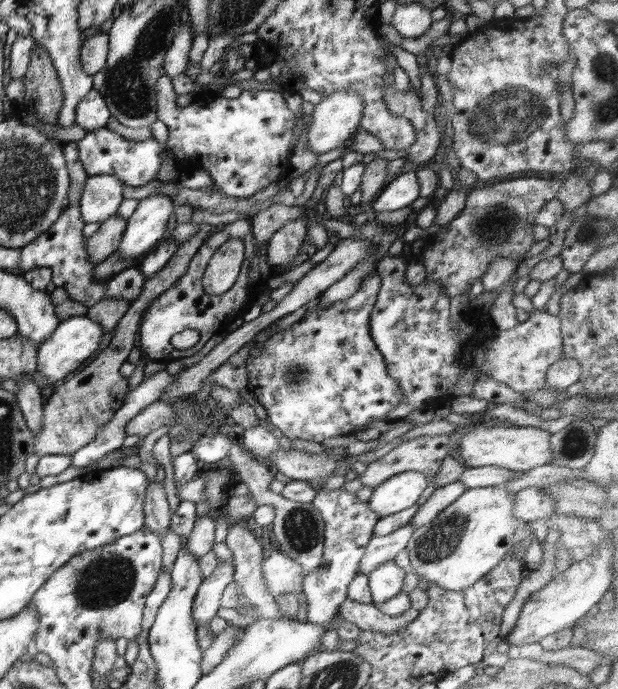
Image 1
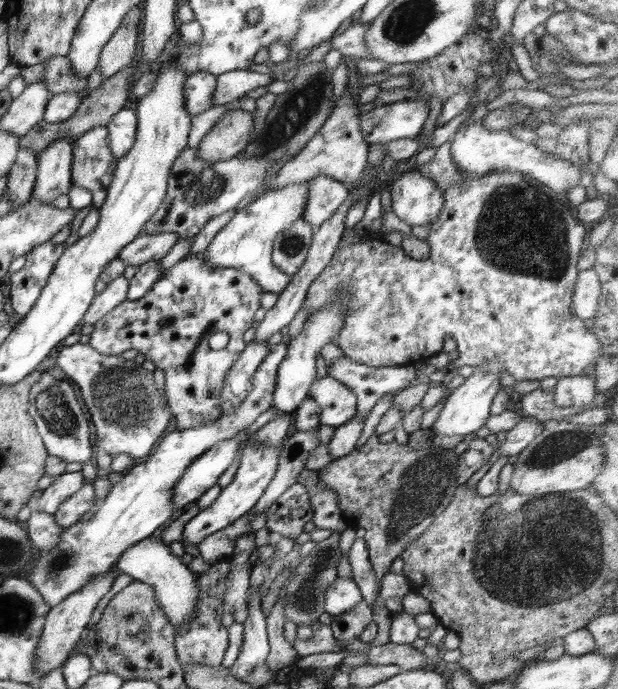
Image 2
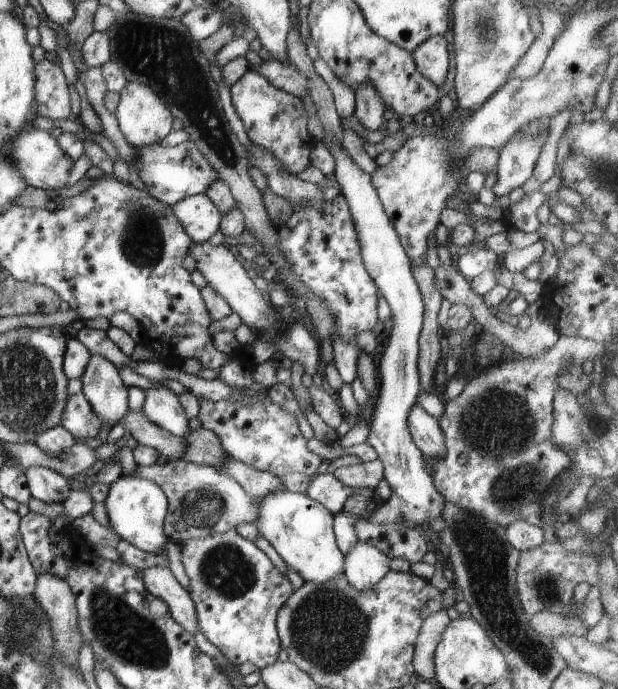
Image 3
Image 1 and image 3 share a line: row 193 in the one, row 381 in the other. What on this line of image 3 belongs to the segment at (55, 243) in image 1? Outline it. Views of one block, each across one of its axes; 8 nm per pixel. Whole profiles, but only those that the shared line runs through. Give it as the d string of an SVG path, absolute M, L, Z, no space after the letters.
M69 379L67 391L68 398L60 425L64 426L78 442L82 442L84 438L96 438L103 422L96 416L96 412L84 396L80 379Z

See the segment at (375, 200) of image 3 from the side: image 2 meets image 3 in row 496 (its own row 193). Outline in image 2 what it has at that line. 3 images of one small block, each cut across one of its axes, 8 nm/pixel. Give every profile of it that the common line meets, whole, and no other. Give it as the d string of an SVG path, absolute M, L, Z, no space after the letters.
M410 170L391 185L392 210L410 227L432 225L444 207L443 192L419 170Z

